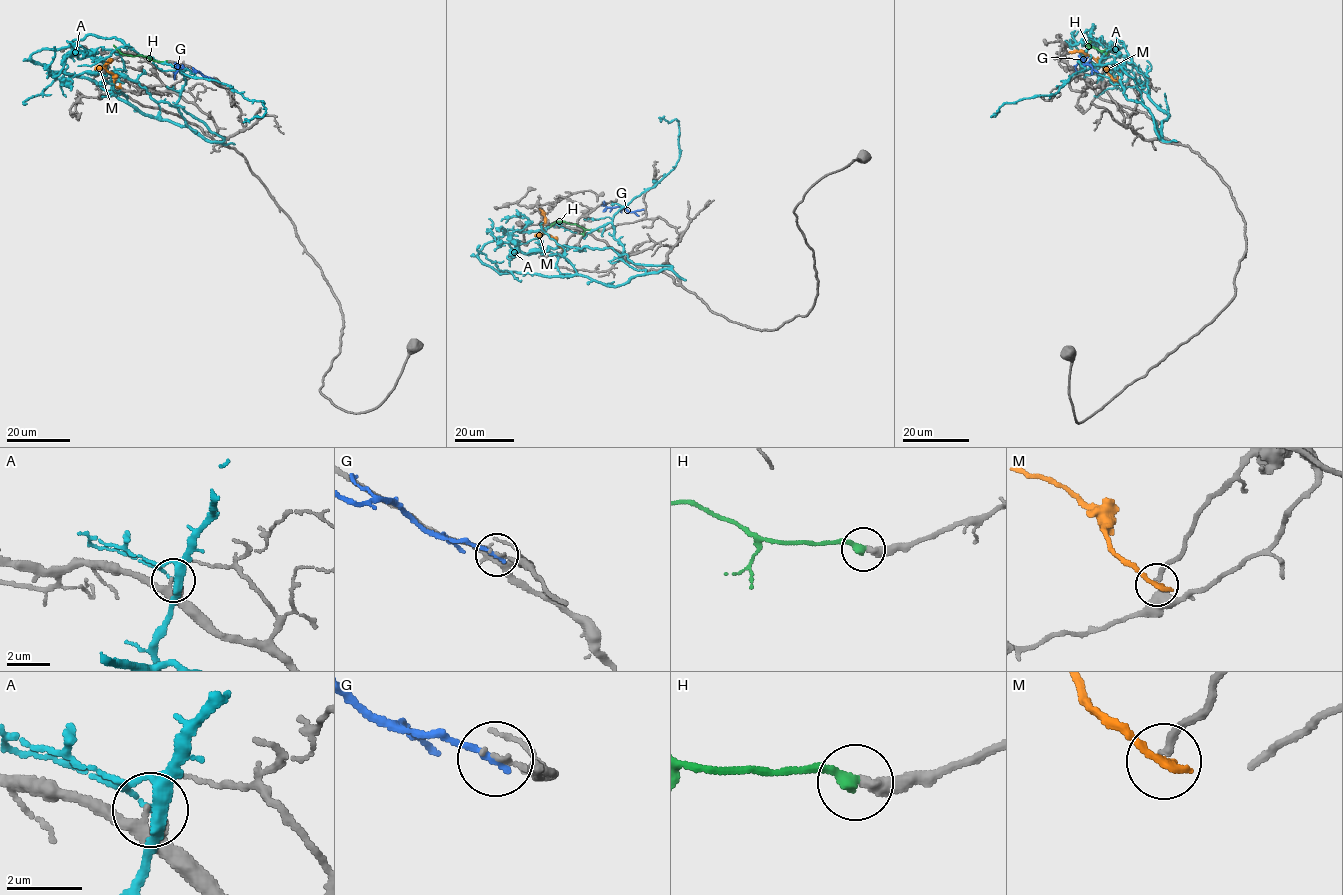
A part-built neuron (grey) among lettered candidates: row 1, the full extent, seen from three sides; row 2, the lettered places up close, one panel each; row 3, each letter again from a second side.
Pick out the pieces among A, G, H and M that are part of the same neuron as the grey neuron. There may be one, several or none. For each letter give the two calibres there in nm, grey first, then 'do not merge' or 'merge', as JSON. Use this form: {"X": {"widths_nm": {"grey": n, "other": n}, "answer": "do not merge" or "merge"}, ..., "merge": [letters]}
{"A": {"widths_nm": {"grey": 220, "other": 170}, "answer": "do not merge"}, "G": {"widths_nm": {"grey": 160, "other": 200}, "answer": "do not merge"}, "H": {"widths_nm": {"grey": 360, "other": 300}, "answer": "merge"}, "M": {"widths_nm": {"grey": 200, "other": 320}, "answer": "do not merge"}, "merge": ["H"]}

